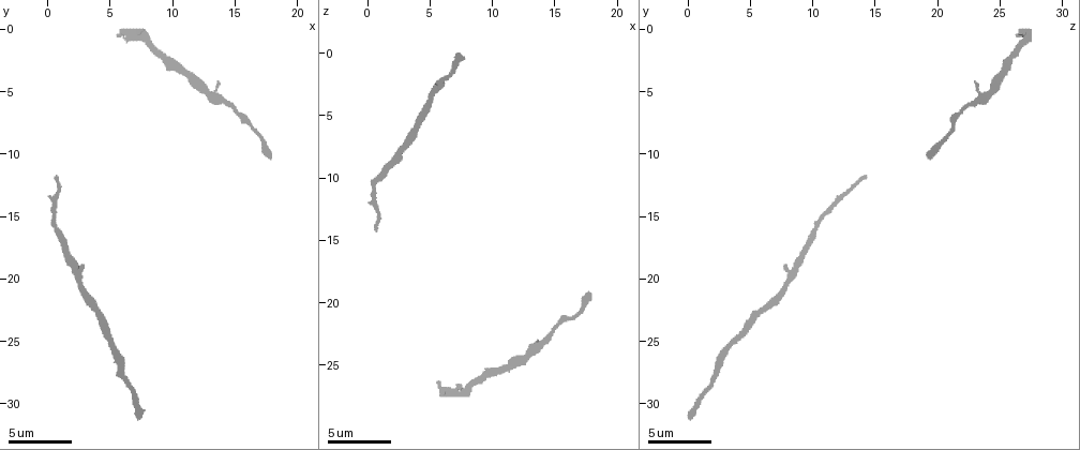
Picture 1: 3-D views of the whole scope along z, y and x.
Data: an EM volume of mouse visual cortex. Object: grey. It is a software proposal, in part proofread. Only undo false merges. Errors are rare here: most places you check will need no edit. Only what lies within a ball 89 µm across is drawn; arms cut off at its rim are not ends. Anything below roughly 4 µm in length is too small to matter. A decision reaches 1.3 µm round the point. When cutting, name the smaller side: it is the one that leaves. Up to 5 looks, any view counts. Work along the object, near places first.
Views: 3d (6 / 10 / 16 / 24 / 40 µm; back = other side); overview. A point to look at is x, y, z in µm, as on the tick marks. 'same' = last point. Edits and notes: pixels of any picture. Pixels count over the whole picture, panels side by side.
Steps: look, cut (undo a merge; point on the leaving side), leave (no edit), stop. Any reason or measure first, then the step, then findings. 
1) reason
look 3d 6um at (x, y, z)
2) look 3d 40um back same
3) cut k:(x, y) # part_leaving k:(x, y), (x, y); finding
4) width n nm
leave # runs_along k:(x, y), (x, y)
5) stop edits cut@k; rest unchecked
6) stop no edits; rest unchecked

look 3d 10um at (0.6, 12.0, 14.0)

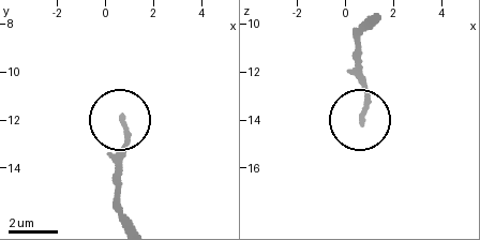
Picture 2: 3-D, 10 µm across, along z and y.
leave # continuous, no second neuron

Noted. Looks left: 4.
sudden change in width
look 3d 6um at (0.6, 16.0, 10.2)

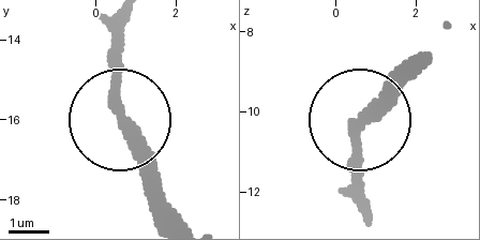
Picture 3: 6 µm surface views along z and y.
width 290 nm
leave # runs_along 3:(128, 23), (121, 124), (169, 204); continuous, no second neuron

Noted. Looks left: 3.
three arms meet
look 3d 10um at (13.2, 5.4, 24.0)

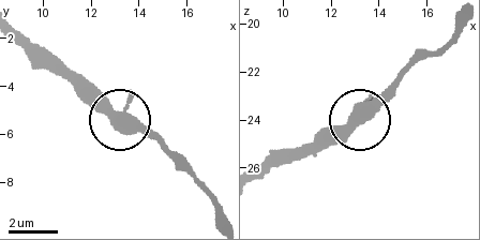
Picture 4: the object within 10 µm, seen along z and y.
look 3d 10um back same

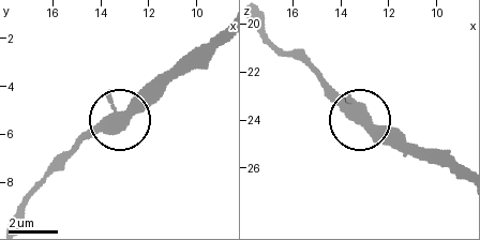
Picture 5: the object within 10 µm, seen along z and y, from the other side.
side_arm 8 um
leave # one neuron here

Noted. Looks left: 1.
stop no edits; rest unchecked

